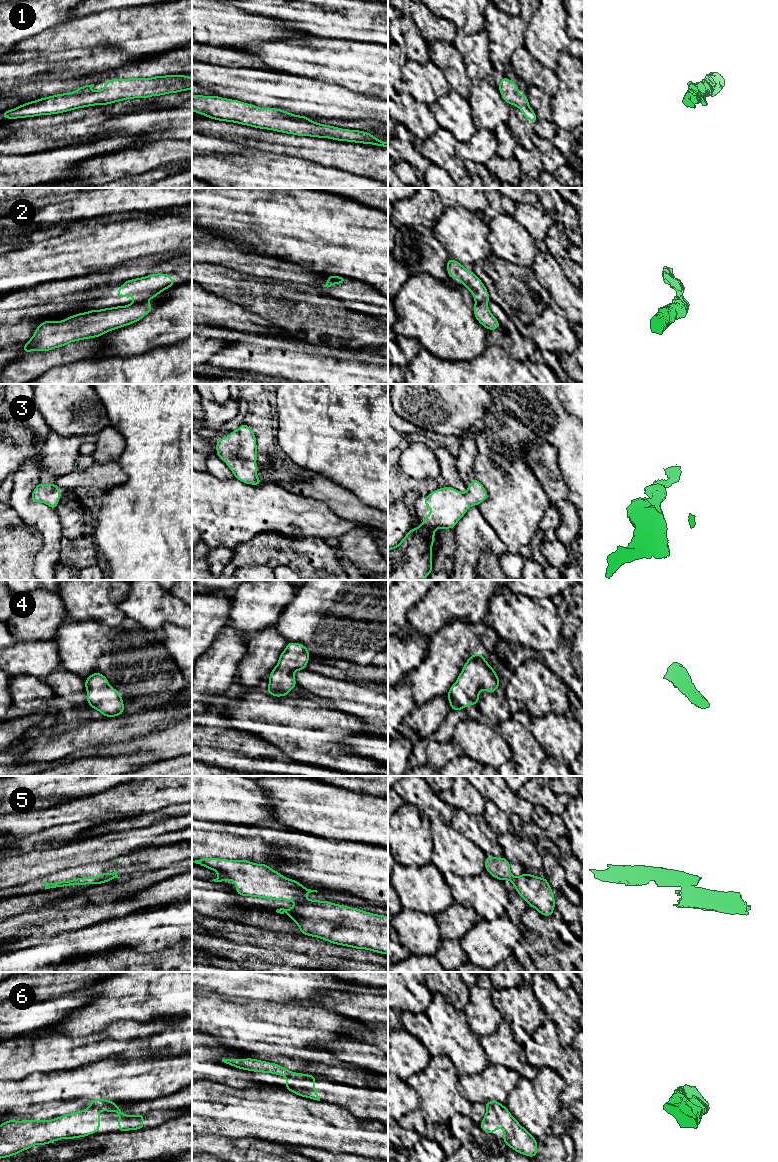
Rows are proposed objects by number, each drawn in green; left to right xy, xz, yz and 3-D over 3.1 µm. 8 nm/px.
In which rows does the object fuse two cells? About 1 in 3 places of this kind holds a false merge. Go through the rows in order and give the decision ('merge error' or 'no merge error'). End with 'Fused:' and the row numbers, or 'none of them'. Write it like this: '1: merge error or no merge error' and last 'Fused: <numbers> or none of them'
1: no merge error
2: merge error
3: no merge error
4: no merge error
5: merge error
6: no merge error
Fused: 2, 5

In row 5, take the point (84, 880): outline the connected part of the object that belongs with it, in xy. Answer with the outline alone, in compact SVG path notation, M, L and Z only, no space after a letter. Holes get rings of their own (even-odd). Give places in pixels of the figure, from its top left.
M117 870L113 873L102 873L98 874L93 877L82 877L82 878L75 878L68 881L58 881L55 883L47 883L44 881L45 884L45 890L50 888L60 888L60 887L67 887L72 885L87 885L87 884L93 884L95 882L107 879L107 878L115 878L118 877Z

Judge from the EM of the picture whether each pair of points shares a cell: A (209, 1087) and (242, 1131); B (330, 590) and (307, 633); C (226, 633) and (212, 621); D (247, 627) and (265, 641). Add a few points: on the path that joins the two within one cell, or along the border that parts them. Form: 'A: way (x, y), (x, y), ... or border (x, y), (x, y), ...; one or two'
A: way (212, 1098), (234, 1120); one
B: way (319, 601), (307, 613), (307, 622); one
C: border (227, 623), (208, 649); two
D: border (274, 624), (256, 631), (249, 637); two

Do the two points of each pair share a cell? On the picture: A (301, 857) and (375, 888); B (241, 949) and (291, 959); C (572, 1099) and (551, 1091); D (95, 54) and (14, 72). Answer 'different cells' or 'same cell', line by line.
A: same cell
B: same cell
C: different cells
D: same cell

